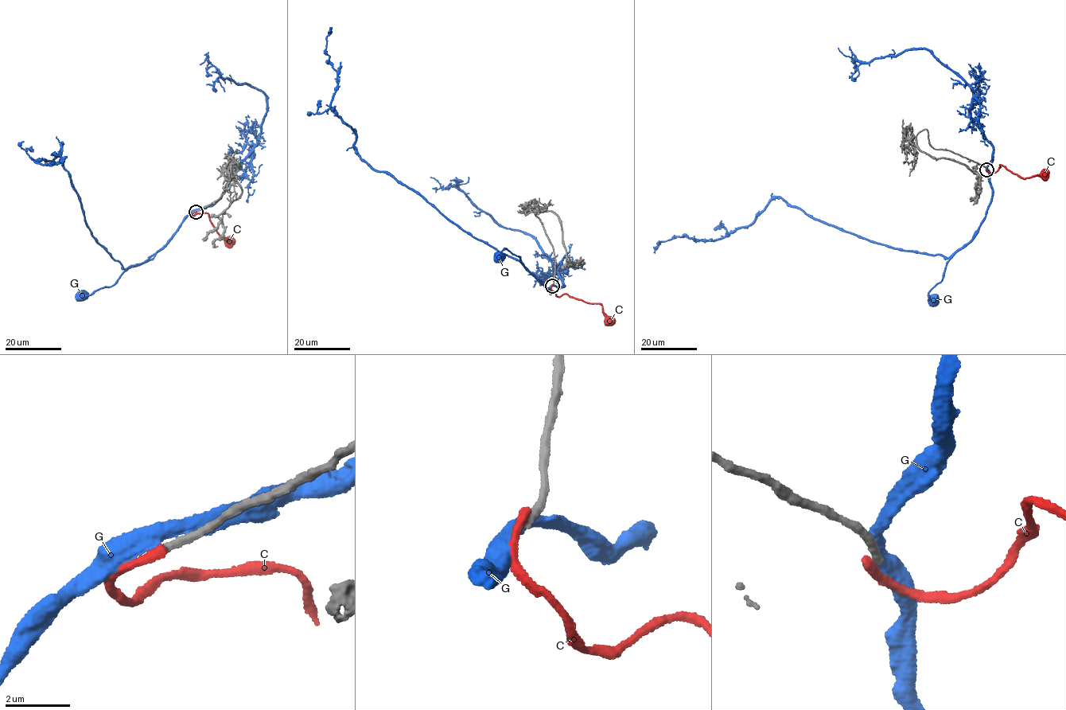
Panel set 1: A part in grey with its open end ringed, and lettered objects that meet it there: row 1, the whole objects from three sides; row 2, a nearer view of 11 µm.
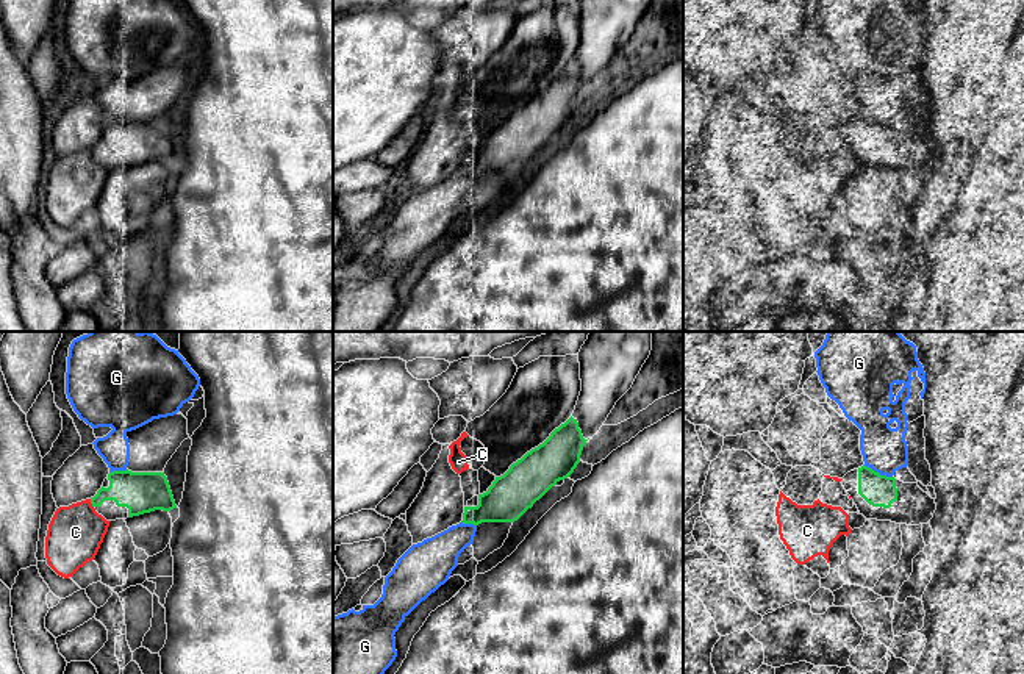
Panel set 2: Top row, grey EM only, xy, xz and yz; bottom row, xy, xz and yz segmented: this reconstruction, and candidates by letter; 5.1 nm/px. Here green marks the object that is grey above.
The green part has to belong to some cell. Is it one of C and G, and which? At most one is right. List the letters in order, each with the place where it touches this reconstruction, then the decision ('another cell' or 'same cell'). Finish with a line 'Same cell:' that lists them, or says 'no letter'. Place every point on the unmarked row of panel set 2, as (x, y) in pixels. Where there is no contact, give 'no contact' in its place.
C: contact xy (91, 152); another cell
G: contact yz (877, 122); another cell
Same cell: no letter

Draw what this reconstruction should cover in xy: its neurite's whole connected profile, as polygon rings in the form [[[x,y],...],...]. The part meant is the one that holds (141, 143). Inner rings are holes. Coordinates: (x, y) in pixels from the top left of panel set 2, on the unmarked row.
[[[113,120],[91,153],[106,170],[177,158],[164,122]]]

